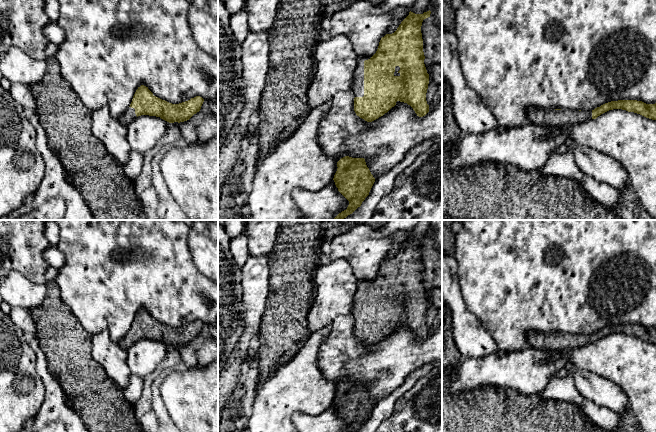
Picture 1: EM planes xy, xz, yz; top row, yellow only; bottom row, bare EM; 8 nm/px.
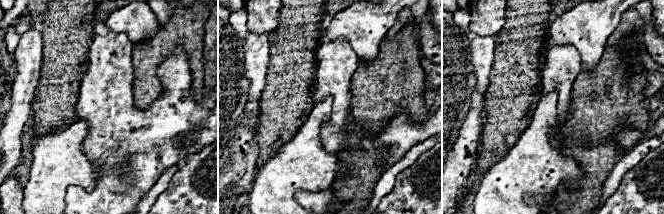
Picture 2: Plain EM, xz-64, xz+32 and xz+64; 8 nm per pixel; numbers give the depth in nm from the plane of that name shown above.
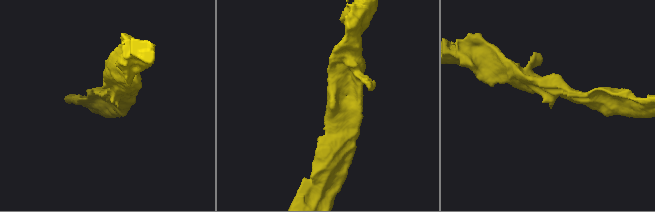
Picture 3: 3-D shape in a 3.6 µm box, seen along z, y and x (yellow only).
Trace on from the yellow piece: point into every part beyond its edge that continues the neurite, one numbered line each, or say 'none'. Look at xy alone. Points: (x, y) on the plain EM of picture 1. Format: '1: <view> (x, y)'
1: xy (128, 340)

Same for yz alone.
1: yz (565, 341)

